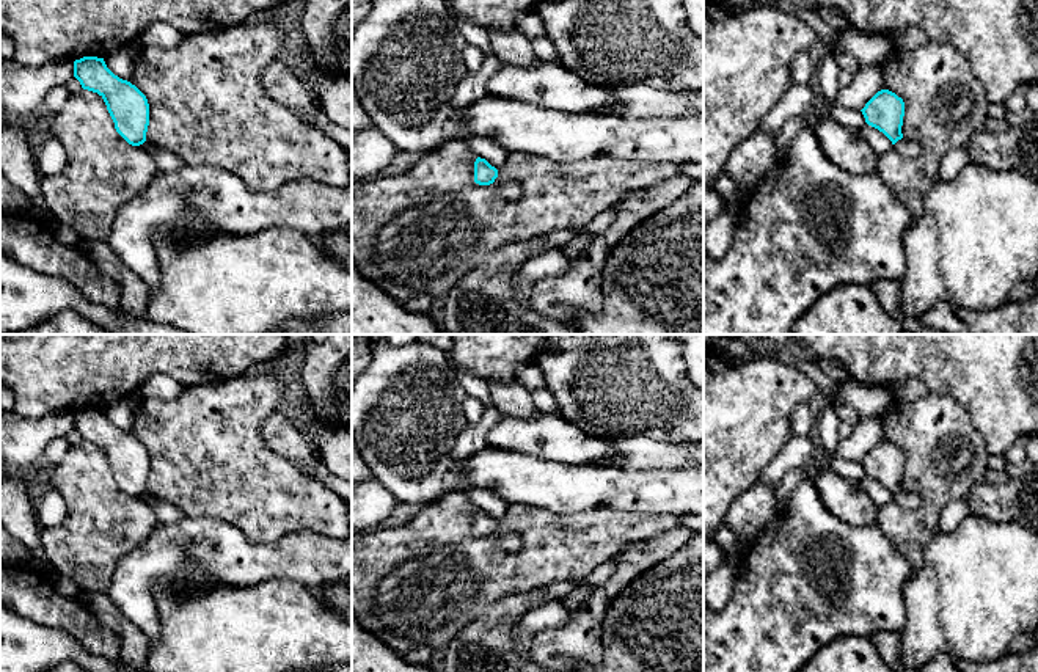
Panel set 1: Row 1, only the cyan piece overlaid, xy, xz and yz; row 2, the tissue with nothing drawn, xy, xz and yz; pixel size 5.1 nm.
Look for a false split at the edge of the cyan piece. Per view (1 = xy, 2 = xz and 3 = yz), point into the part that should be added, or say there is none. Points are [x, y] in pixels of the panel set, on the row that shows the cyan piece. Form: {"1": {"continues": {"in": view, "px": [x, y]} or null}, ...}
{"1": {"continues": null}, "2": {"continues": {"in": "xz", "px": [506, 189]}}, "3": {"continues": {"in": "yz", "px": [905, 146]}}}

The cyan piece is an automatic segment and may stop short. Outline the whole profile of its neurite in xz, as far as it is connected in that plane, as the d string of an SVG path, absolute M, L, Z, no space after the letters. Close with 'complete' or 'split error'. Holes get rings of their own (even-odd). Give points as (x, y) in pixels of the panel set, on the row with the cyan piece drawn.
M477 157L474 162L474 182L479 185L498 185L498 195L506 199L520 199L523 196L523 187L517 181L501 181L498 170L492 166L485 159Z; split error

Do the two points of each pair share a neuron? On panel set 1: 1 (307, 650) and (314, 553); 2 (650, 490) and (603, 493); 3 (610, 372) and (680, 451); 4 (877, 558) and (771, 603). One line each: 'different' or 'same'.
1: different
2: same
3: different
4: same

